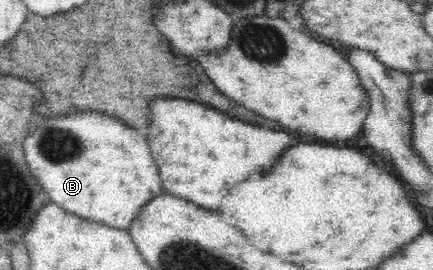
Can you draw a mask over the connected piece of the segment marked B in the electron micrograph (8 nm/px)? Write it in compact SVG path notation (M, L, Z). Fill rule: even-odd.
M87 111L87 113L73 112L68 116L55 118L46 116L40 122L37 133L25 139L23 149L33 175L39 179L39 183L47 191L51 202L84 220L127 230L149 201L165 193L157 164L153 161L154 157L151 155L145 135L101 113Z

